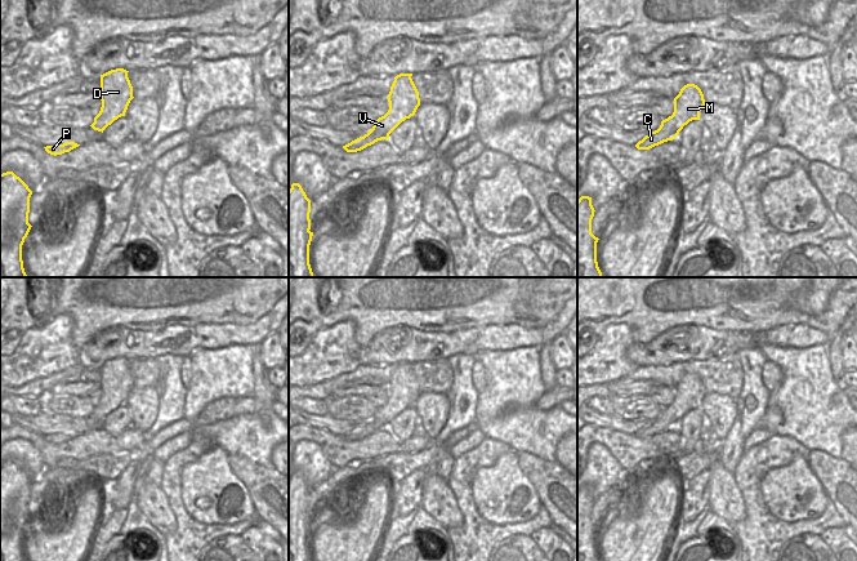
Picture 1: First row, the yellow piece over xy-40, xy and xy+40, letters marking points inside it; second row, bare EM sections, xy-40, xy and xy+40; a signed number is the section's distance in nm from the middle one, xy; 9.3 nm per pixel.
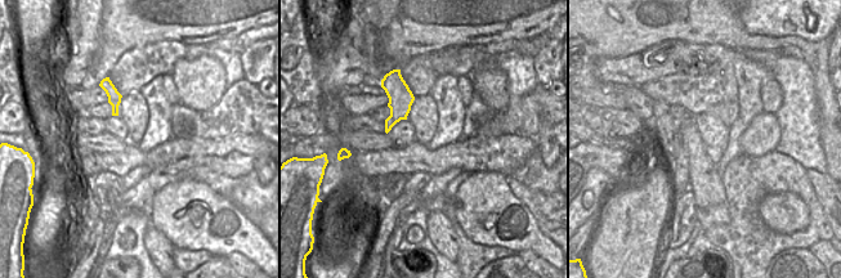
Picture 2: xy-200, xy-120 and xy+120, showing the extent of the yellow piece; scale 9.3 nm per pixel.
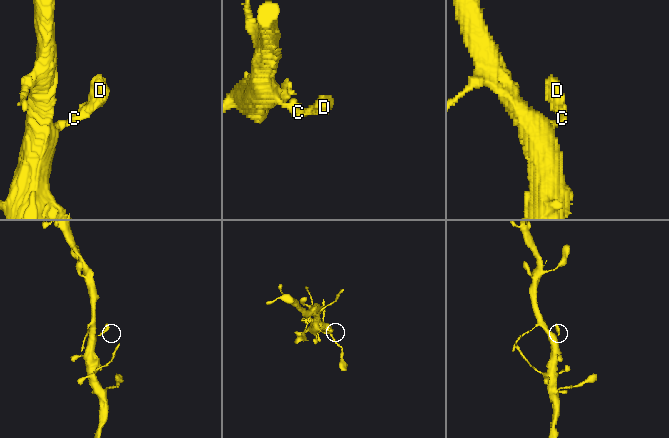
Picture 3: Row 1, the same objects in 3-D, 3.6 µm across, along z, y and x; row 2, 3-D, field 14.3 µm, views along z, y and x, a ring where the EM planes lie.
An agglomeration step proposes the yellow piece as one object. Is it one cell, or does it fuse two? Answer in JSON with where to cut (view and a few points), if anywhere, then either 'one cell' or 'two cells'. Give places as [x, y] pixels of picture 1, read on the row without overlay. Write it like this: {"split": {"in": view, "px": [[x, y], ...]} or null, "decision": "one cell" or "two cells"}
{"split": null, "decision": "one cell"}

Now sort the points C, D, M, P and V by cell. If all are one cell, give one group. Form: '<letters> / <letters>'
C D M P V

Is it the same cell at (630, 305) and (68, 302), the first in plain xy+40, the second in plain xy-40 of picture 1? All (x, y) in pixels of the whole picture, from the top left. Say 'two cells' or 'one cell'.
one cell

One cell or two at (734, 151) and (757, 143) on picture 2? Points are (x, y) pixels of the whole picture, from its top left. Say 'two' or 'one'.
two

